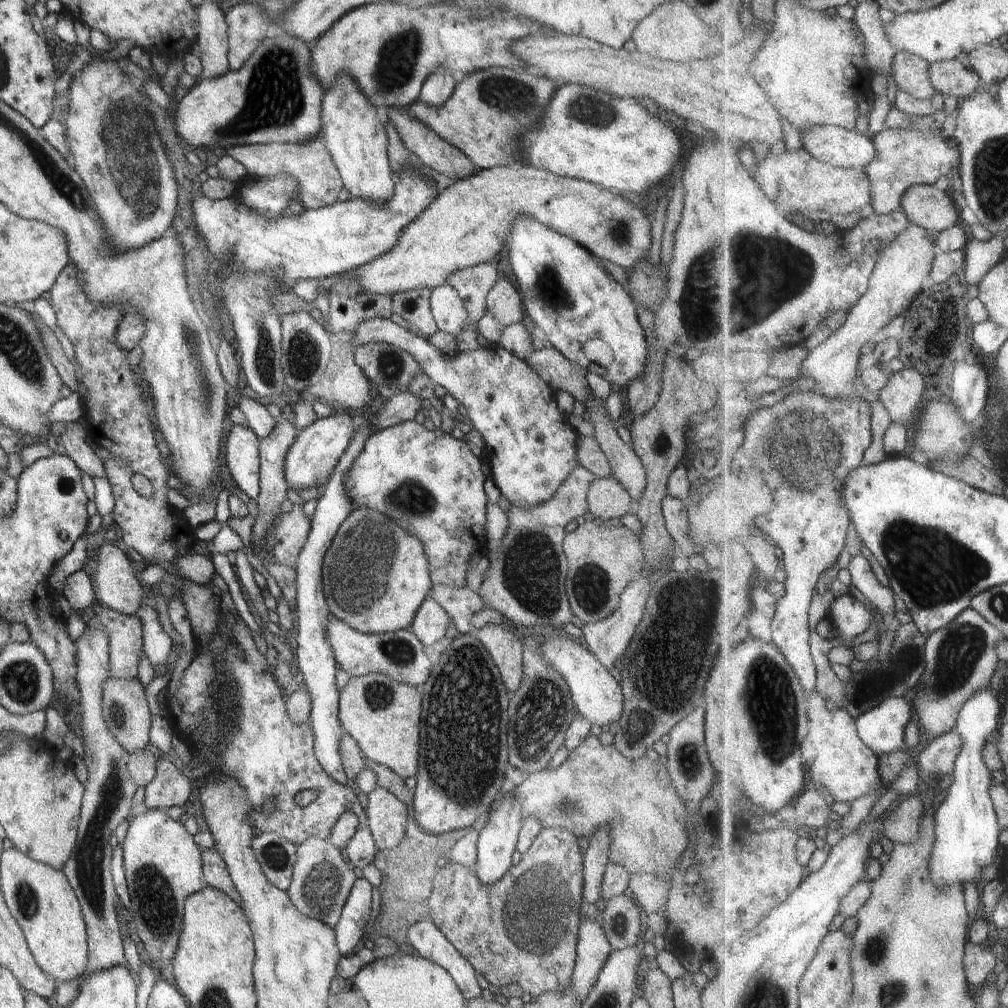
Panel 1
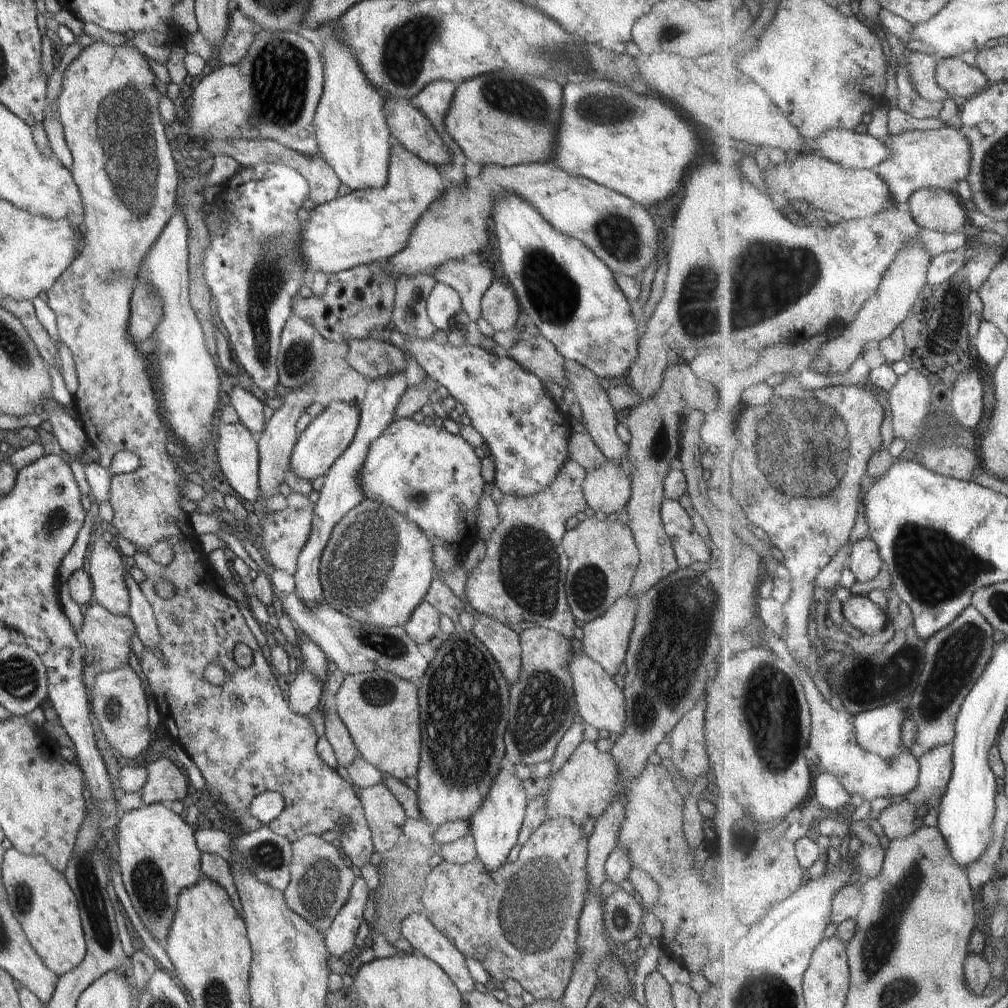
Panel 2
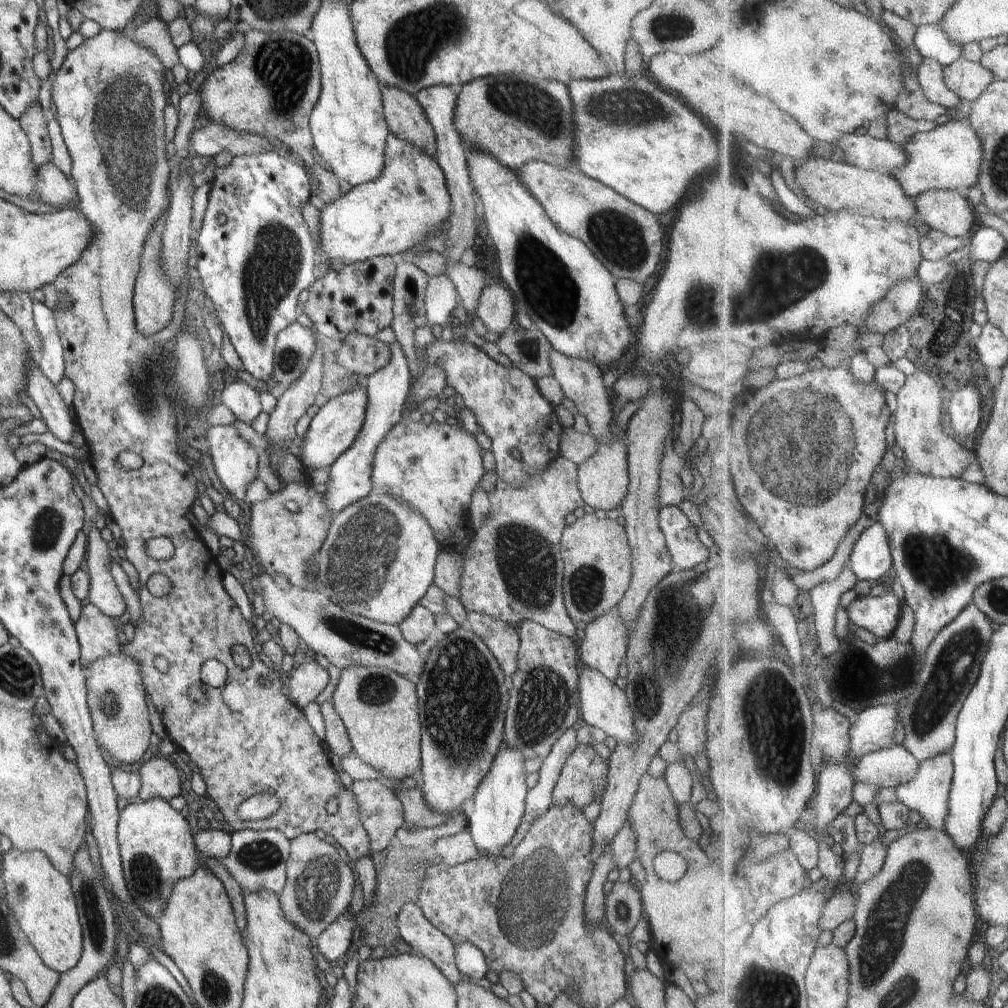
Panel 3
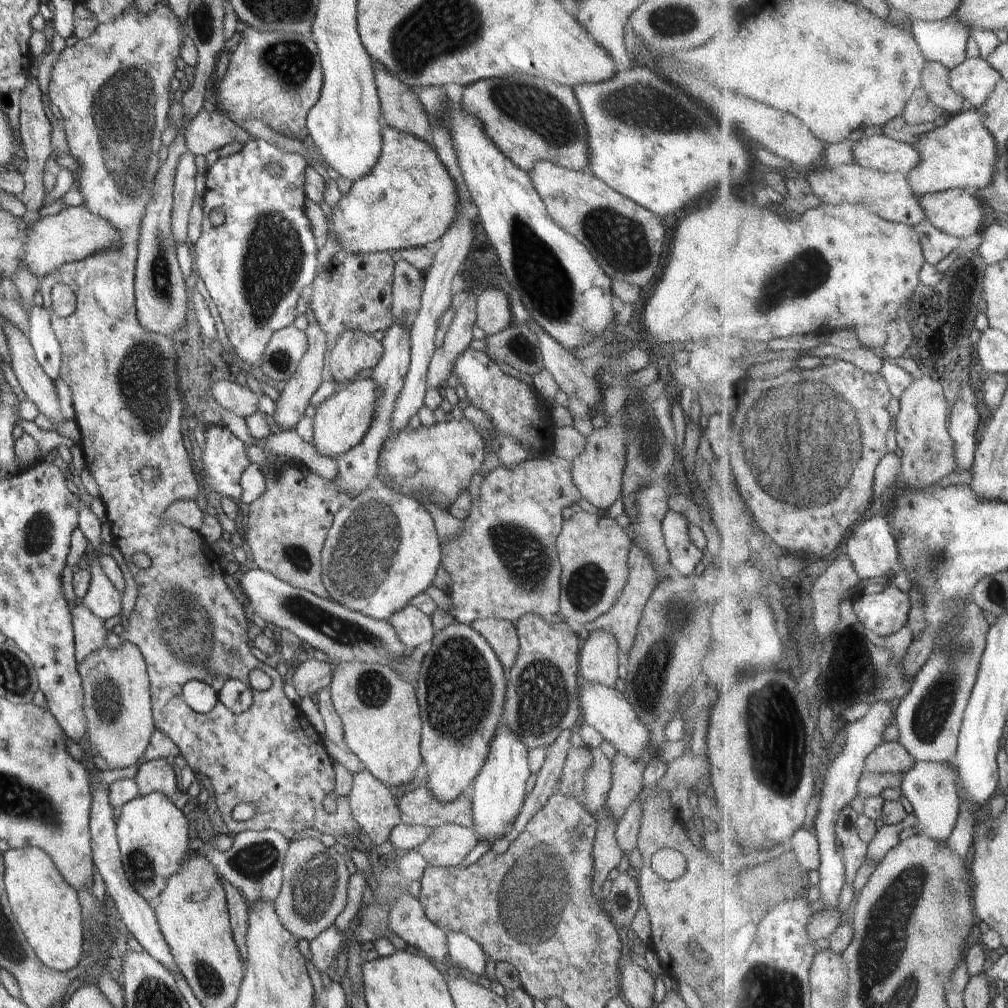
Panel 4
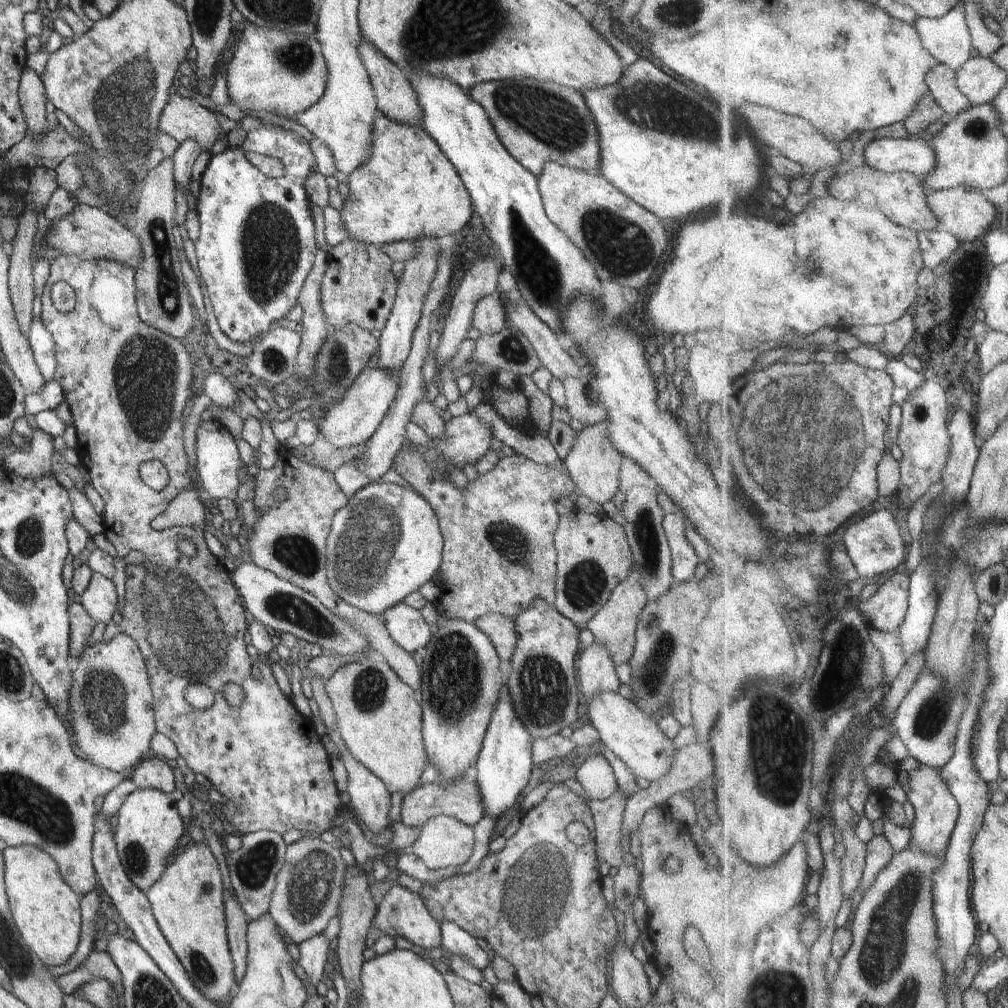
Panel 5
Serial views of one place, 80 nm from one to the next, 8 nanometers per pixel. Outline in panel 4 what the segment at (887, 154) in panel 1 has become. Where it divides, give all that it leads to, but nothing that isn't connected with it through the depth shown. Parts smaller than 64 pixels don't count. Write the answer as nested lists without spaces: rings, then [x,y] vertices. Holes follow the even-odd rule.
[[[984,108],[975,111],[962,111],[948,116],[948,123],[930,131],[917,142],[916,146],[924,153],[925,162],[916,171],[908,174],[913,188],[921,197],[950,189],[990,187],[997,171],[997,140],[985,124]]]

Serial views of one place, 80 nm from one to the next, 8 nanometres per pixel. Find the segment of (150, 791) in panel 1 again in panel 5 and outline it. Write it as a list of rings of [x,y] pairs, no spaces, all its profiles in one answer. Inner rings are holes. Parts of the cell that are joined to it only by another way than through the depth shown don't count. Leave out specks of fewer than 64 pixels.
[[[158,757],[142,759],[134,768],[131,779],[137,789],[156,789],[169,795],[175,789],[173,770]]]

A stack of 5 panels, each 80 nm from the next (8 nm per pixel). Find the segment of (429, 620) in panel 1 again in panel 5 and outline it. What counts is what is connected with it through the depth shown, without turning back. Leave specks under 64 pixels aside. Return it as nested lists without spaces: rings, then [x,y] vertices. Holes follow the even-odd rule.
[[[404,602],[385,610],[382,617],[396,644],[410,654],[425,648],[434,633],[420,611]]]

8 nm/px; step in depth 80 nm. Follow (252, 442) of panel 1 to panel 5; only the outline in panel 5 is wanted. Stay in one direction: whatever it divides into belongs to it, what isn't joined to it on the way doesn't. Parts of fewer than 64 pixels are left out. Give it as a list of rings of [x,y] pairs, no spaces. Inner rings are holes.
[[[208,419],[197,432],[198,476],[202,481],[203,494],[207,498],[230,499],[238,502],[237,490],[240,486],[239,470],[243,465],[235,438],[219,420]]]

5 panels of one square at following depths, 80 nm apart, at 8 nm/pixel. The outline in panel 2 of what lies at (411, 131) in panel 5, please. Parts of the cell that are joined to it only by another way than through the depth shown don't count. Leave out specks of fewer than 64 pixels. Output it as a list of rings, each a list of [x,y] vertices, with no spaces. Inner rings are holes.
[[[393,141],[388,180],[384,188],[353,191],[346,196],[315,205],[314,209],[308,210],[310,217],[307,222],[304,222],[300,247],[305,270],[309,275],[324,272],[330,276],[360,265],[382,262],[394,256],[406,246],[410,231],[416,226],[418,219],[425,214],[425,210],[441,197],[445,184],[446,181],[440,169],[421,161],[400,143]]]

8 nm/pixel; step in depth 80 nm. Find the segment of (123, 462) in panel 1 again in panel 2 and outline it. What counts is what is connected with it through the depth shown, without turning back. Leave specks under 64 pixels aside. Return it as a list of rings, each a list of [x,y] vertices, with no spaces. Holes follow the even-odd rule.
[[[96,41],[93,45],[84,48],[82,54],[66,70],[62,84],[62,92],[57,98],[59,113],[58,119],[60,124],[63,126],[65,140],[73,156],[73,167],[69,171],[72,173],[73,179],[81,192],[85,210],[83,216],[83,228],[85,232],[77,257],[70,263],[68,268],[65,268],[65,271],[46,291],[48,296],[48,306],[54,311],[57,318],[57,327],[61,342],[66,344],[73,354],[77,379],[79,382],[77,392],[73,394],[73,402],[76,411],[78,412],[78,418],[83,424],[85,433],[89,438],[89,443],[92,444],[98,452],[100,452],[99,463],[107,469],[110,465],[112,457],[119,450],[130,450],[136,454],[140,460],[140,465],[133,472],[115,474],[111,477],[109,500],[114,510],[114,517],[109,526],[114,532],[119,533],[121,536],[132,542],[136,548],[138,548],[138,551],[132,557],[132,560],[135,560],[136,567],[140,568],[140,570],[142,570],[142,572],[146,575],[146,579],[139,585],[142,594],[144,594],[146,600],[148,600],[153,608],[157,620],[159,635],[161,636],[159,651],[162,651],[162,656],[158,656],[157,653],[148,651],[145,648],[143,659],[140,661],[140,668],[142,668],[142,672],[144,672],[144,676],[146,676],[146,680],[148,680],[148,684],[151,688],[151,694],[153,694],[155,698],[157,709],[161,716],[161,724],[169,734],[169,738],[172,739],[174,743],[182,746],[182,748],[188,753],[188,756],[190,756],[190,758],[192,758],[192,760],[196,763],[198,770],[200,770],[202,776],[205,778],[206,786],[211,795],[214,797],[214,800],[225,804],[228,810],[230,810],[232,820],[236,822],[242,833],[249,833],[258,830],[262,826],[266,826],[272,830],[272,832],[287,838],[292,844],[294,844],[297,840],[300,840],[306,835],[323,837],[325,832],[331,832],[335,829],[339,830],[341,822],[340,818],[342,818],[343,815],[346,815],[346,818],[350,820],[350,827],[346,829],[346,832],[344,832],[341,837],[339,836],[339,840],[342,842],[342,848],[345,850],[346,856],[350,858],[350,862],[352,862],[354,866],[358,866],[358,868],[360,868],[361,866],[364,866],[364,864],[368,864],[368,862],[370,862],[370,858],[372,858],[375,848],[371,837],[371,830],[367,825],[364,809],[356,792],[355,786],[348,782],[343,773],[338,773],[335,770],[332,770],[329,766],[326,766],[326,764],[322,762],[322,759],[318,756],[316,751],[319,736],[315,733],[312,721],[308,717],[295,715],[294,712],[290,710],[289,701],[282,697],[282,690],[278,685],[276,672],[270,666],[270,663],[264,659],[261,647],[258,643],[256,643],[256,638],[252,635],[250,628],[246,625],[246,621],[244,621],[244,617],[242,617],[242,613],[238,609],[236,601],[226,596],[226,594],[224,594],[224,592],[222,592],[222,590],[216,585],[215,577],[217,576],[217,573],[208,562],[207,555],[205,555],[202,547],[200,546],[198,538],[199,535],[193,529],[191,520],[189,519],[189,513],[182,510],[180,504],[178,503],[178,497],[183,495],[181,489],[179,488],[179,484],[184,482],[185,479],[188,480],[189,476],[181,467],[174,464],[174,460],[171,458],[173,456],[168,455],[168,452],[165,449],[166,443],[170,438],[169,428],[165,425],[162,416],[158,414],[158,402],[156,402],[156,398],[154,398],[152,384],[150,384],[150,378],[148,378],[148,374],[146,374],[144,358],[140,356],[140,352],[138,352],[138,350],[136,350],[136,346],[129,341],[127,335],[128,319],[130,318],[129,302],[133,291],[133,284],[138,278],[137,272],[139,271],[139,268],[145,258],[145,254],[156,242],[158,235],[162,232],[162,230],[164,230],[164,227],[168,224],[172,215],[177,211],[177,168],[175,167],[175,160],[173,159],[169,140],[164,130],[163,118],[159,113],[158,95],[160,89],[156,89],[154,85],[155,78],[156,76],[150,69],[146,56],[143,56],[143,54],[140,53],[136,47],[128,47],[127,45],[112,47],[101,41]],[[160,539],[169,542],[173,550],[173,558],[168,565],[161,565],[160,563],[155,562],[146,552],[142,552],[142,550],[146,550],[146,548],[152,545],[154,540]],[[238,642],[242,642],[242,644],[246,644],[246,646],[252,648],[253,662],[249,667],[240,667],[234,661],[233,648],[236,644],[238,644]],[[210,663],[221,664],[222,668],[226,670],[227,679],[220,687],[212,686],[203,676],[206,665]],[[266,791],[272,791],[280,794],[284,801],[284,808],[278,818],[275,818],[267,825],[263,825],[257,818],[254,818],[250,814],[249,808],[252,804],[252,800],[256,798],[256,795]]]

